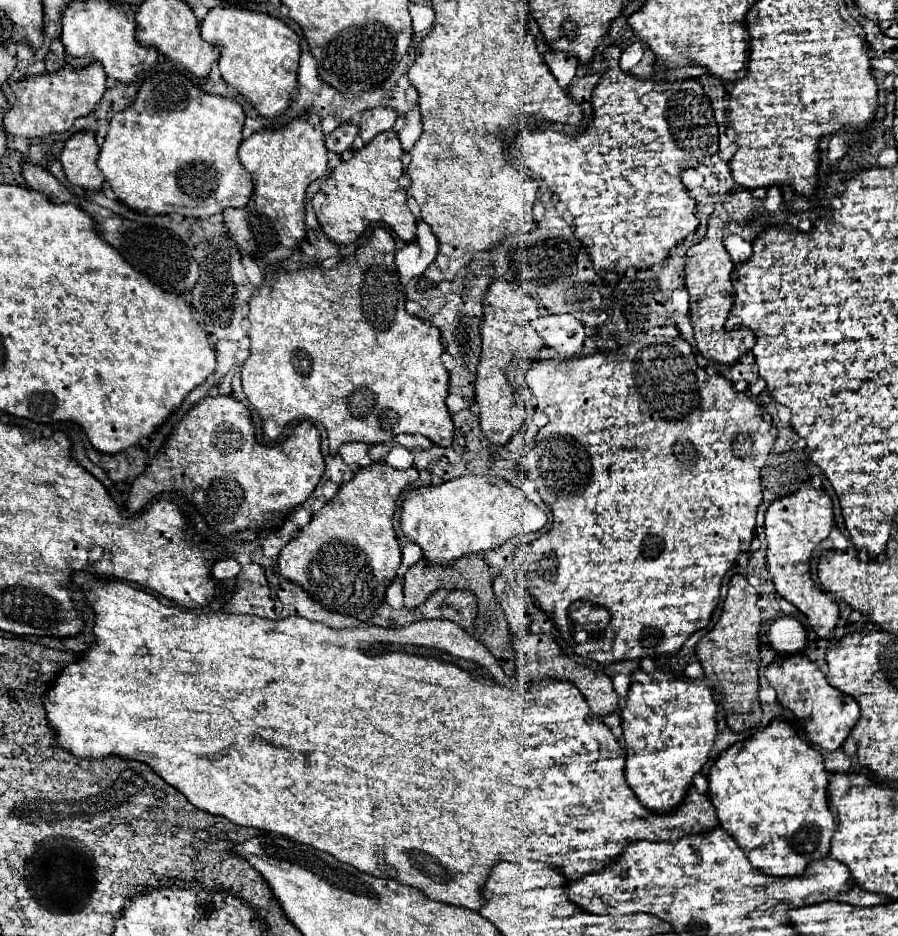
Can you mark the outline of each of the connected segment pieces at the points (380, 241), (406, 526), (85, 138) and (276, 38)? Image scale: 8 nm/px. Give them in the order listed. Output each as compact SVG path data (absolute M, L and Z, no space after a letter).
M388 231L372 233L366 243L358 245L352 255L340 259L332 269L322 269L320 265L312 265L312 267L302 267L302 269L290 271L290 273L276 271L272 275L266 275L262 287L248 303L250 305L250 313L248 313L250 357L246 359L246 363L242 367L242 389L248 397L248 401L258 409L258 413L264 421L264 437L276 439L280 435L280 431L284 429L284 425L288 425L288 421L292 421L292 419L314 419L326 427L332 455L338 451L338 447L342 443L352 443L352 441L360 441L366 445L386 443L386 441L392 441L398 433L420 433L420 435L428 437L432 443L438 443L440 447L448 447L452 443L452 419L450 419L448 407L444 403L444 399L448 395L448 371L444 369L442 359L440 359L444 353L444 347L440 343L440 331L434 325L428 325L424 319L410 315L406 311L404 303L406 303L404 287L398 281L398 273L396 273L396 265L394 265L394 239Z
M456 477L440 485L412 489L402 501L402 531L422 547L432 563L450 563L468 553L482 553L518 535L538 533L548 517L524 497L522 489L498 477Z
M94 131L74 133L62 149L62 167L72 185L86 189L102 189L104 175L98 169L98 143Z
M218 5L208 11L200 21L202 39L220 49L220 73L222 79L242 93L262 117L280 117L290 105L290 91L296 87L298 61L300 61L300 37L284 21L238 7Z

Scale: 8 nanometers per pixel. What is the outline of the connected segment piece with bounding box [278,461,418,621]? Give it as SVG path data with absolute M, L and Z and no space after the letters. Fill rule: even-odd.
M384 461L370 463L368 467L358 469L350 481L340 485L334 499L328 501L318 513L314 513L310 523L296 533L298 537L290 539L290 543L284 545L278 557L280 573L290 581L302 585L324 607L334 609L334 612L342 615L356 617L360 621L370 621L384 601L384 591L388 583L392 583L392 579L396 577L396 569L400 565L400 545L392 527L392 513L398 497L402 495L402 489L406 489L416 479L418 471L414 467L400 471L386 465ZM352 581L356 581L354 597L350 587Z

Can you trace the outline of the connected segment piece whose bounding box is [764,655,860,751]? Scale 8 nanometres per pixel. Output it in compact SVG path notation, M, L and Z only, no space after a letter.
M792 655L786 659L774 661L766 667L764 675L768 683L776 689L778 701L782 703L782 707L794 713L798 723L804 727L806 737L814 745L820 745L828 751L838 749L844 743L844 739L850 735L856 721L860 719L860 707L856 699L834 689L826 681L824 671L804 655Z

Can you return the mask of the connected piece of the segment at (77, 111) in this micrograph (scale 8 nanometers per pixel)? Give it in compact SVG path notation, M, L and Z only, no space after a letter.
M90 63L84 69L72 69L66 65L62 71L30 75L20 81L12 81L10 87L16 95L16 101L6 111L4 129L10 135L30 139L50 133L64 133L78 117L88 115L106 91L106 73L100 63Z

